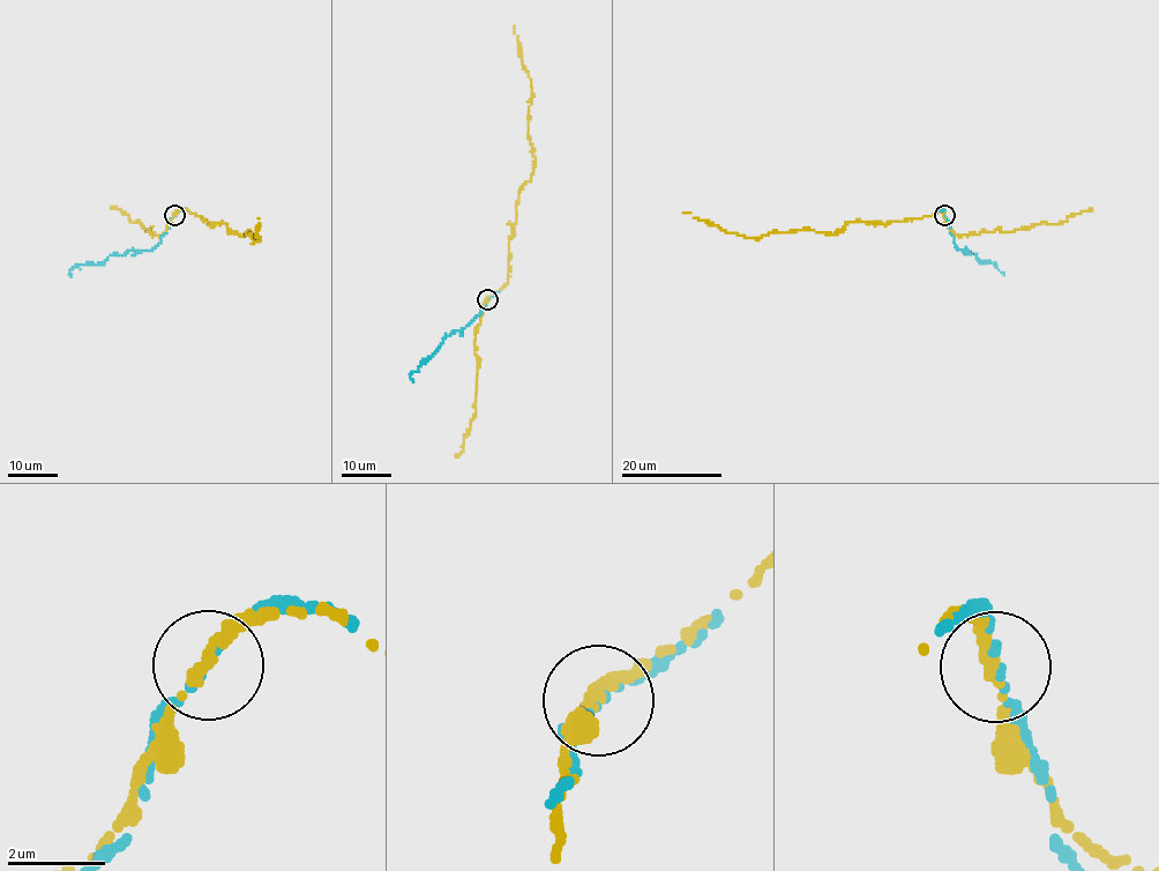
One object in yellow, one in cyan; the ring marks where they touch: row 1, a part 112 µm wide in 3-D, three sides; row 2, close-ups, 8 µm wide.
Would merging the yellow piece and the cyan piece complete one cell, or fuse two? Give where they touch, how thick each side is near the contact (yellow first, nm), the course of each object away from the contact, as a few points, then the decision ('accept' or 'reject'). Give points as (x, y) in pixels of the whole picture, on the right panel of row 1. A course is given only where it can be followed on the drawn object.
place (944, 215); calibres 240 and 140 nm; course yellow (944, 215), (940, 210), (929, 216), (885, 224), (849, 221), (835, 236), (801, 229), (746, 238), (683, 214); course cyan (944, 215), (957, 248), (976, 253), (980, 262), (994, 262), (1003, 274); reject

